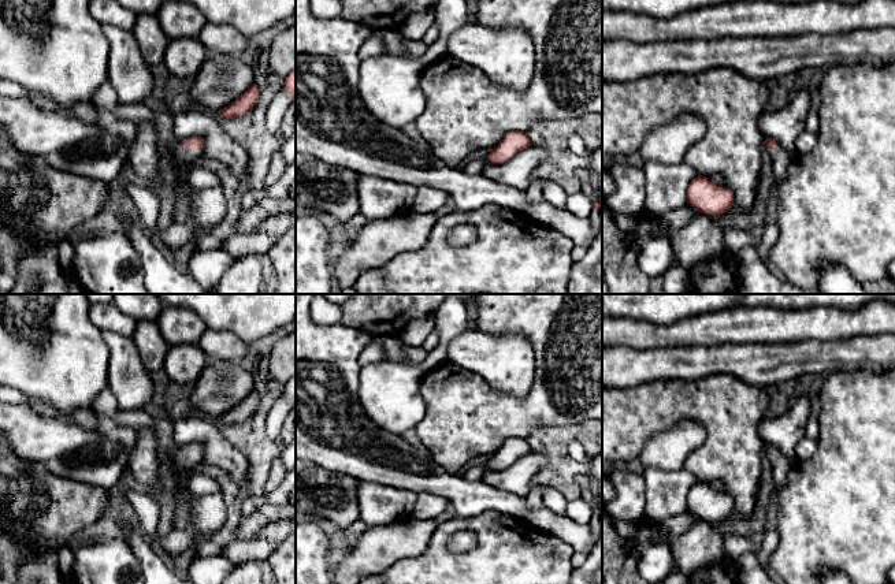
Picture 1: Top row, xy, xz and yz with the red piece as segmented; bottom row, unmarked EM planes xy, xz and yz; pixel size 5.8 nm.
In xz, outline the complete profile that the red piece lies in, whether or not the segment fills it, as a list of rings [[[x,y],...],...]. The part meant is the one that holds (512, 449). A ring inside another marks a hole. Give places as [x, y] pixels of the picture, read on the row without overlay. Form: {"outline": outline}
{"outline": [[[509,438],[504,442],[504,444],[498,449],[497,453],[490,455],[490,460],[480,466],[475,466],[465,473],[465,479],[469,481],[480,481],[483,480],[484,472],[491,470],[502,470],[510,466],[517,458],[531,453],[532,449],[524,438]]]}

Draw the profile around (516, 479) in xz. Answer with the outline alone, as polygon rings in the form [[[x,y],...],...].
[[[532,450],[502,470],[486,470],[482,481],[497,490],[526,498],[532,486],[532,477],[546,464],[547,457],[543,453]]]

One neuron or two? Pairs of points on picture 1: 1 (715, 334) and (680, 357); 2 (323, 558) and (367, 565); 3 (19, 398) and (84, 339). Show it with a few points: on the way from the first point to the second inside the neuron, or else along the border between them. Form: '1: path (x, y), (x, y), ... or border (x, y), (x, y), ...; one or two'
1: border (728, 342), (706, 346), (664, 346); two
2: border (340, 549), (331, 569); two
3: border (14, 387), (30, 398), (43, 400), (52, 408); two

